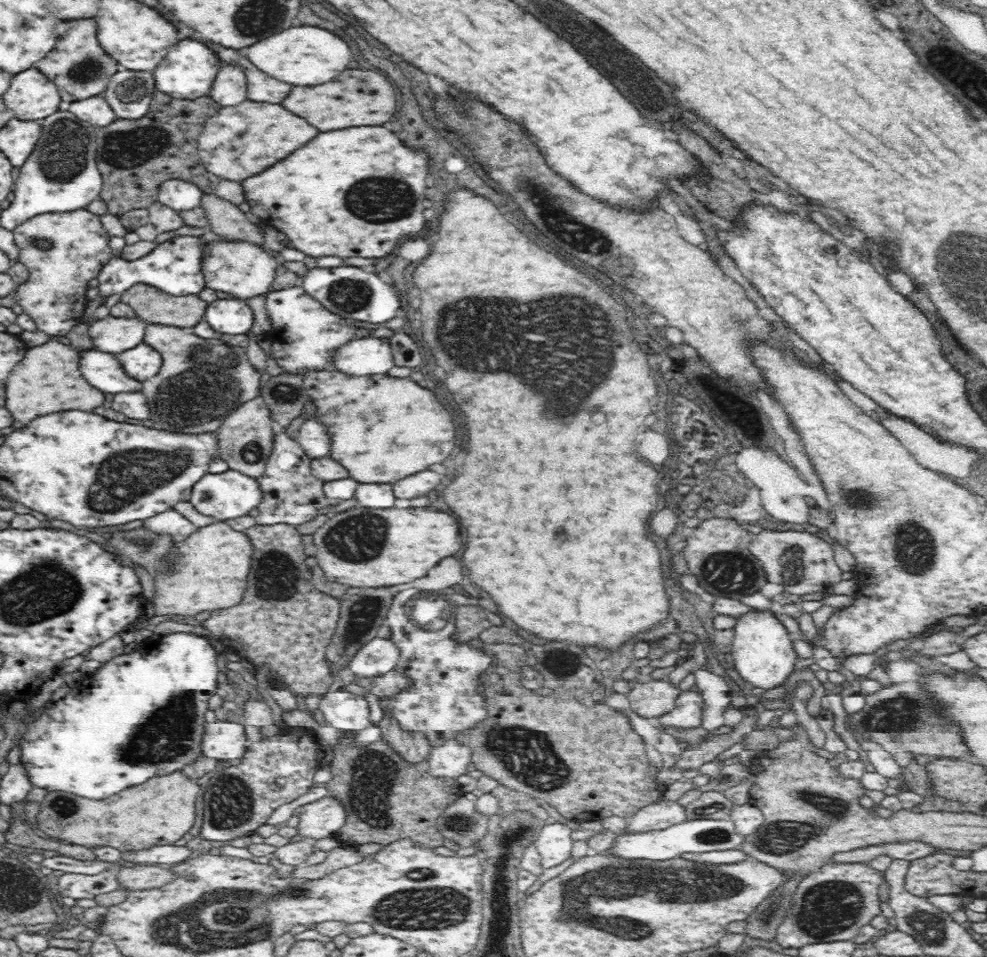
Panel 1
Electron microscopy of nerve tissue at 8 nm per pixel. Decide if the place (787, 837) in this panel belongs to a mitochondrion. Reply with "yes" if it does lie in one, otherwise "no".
yes

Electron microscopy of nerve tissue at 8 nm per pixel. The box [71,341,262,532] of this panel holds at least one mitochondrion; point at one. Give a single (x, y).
(208, 387)

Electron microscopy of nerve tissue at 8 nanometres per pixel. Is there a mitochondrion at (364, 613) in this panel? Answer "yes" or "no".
yes

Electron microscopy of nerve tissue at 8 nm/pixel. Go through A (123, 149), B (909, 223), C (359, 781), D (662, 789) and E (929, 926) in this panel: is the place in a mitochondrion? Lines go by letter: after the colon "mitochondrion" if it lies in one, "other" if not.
A: mitochondrion
B: other
C: mitochondrion
D: other
E: mitochondrion

